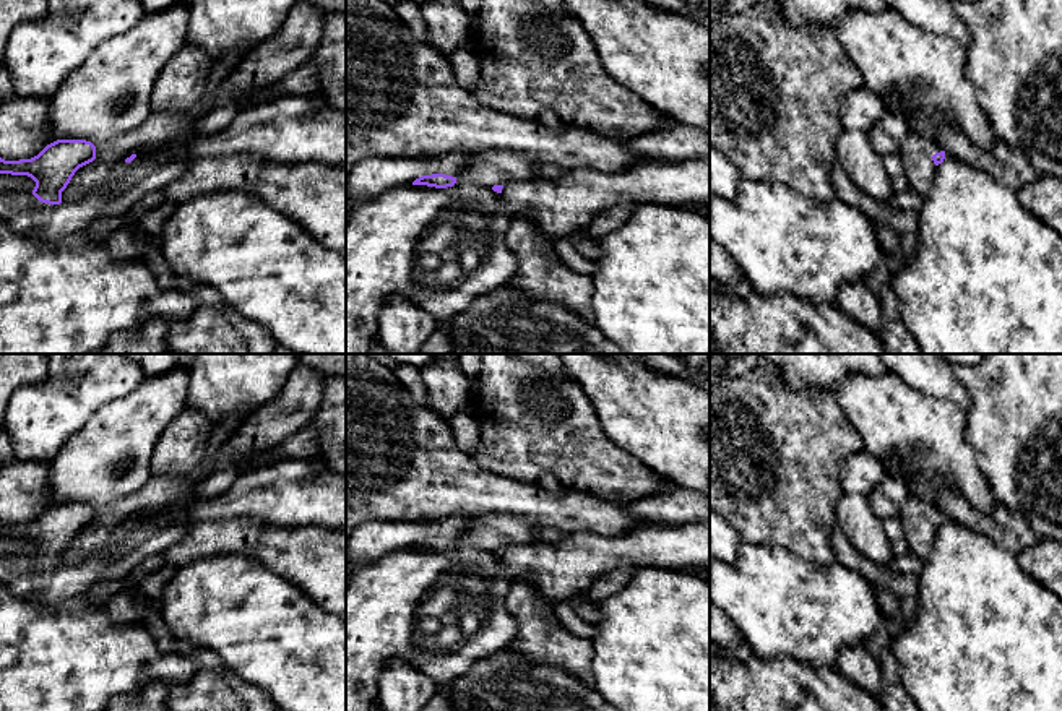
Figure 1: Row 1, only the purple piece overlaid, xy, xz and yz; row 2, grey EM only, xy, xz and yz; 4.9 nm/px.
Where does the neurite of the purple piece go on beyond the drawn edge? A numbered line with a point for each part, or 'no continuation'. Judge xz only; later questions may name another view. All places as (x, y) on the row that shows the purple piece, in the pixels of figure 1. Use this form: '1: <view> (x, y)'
1: xz (559, 206)

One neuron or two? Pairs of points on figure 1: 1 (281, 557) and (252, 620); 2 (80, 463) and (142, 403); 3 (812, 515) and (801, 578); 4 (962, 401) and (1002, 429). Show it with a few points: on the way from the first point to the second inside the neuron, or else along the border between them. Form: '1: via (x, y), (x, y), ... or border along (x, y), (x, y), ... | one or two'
1: border along (241, 554), (262, 562), (293, 581), (306, 594) | two
2: via (94, 450), (127, 417) | one
3: border along (768, 544), (790, 549), (815, 562), (835, 562) | two
4: border along (954, 370), (970, 400), (967, 411) | two

